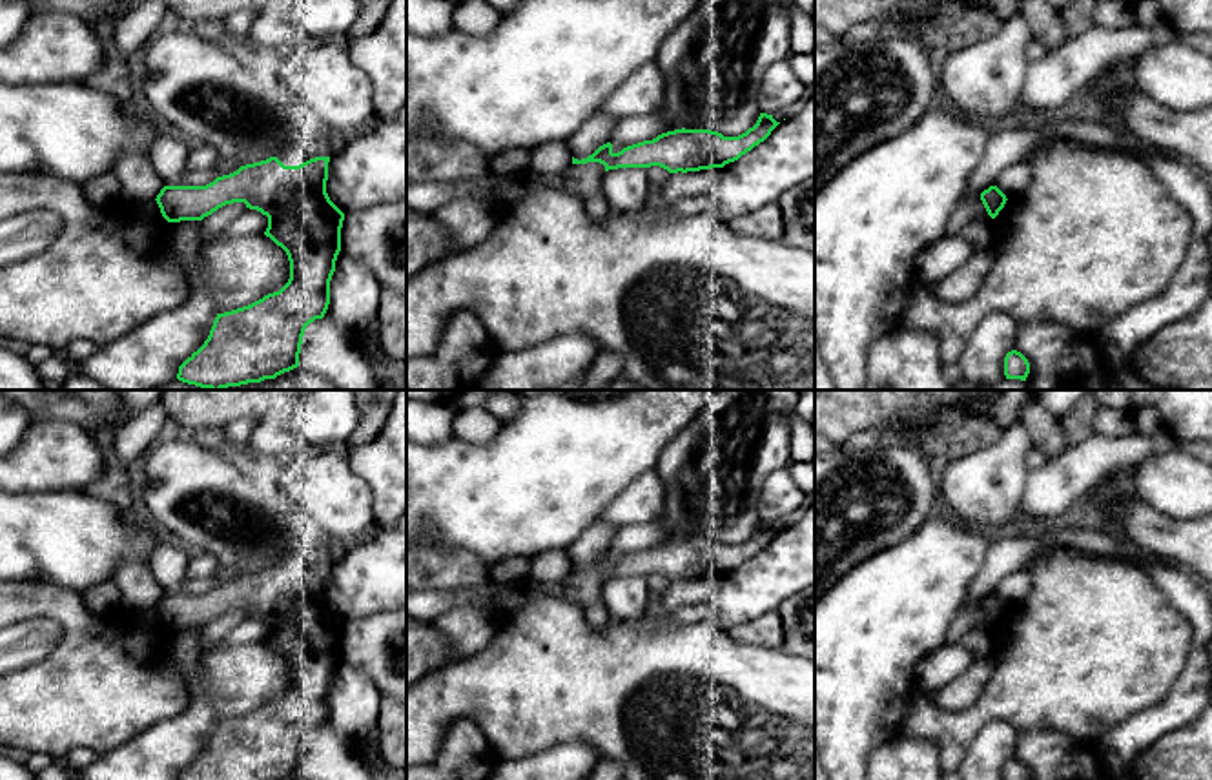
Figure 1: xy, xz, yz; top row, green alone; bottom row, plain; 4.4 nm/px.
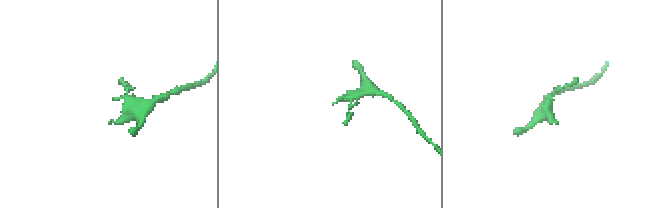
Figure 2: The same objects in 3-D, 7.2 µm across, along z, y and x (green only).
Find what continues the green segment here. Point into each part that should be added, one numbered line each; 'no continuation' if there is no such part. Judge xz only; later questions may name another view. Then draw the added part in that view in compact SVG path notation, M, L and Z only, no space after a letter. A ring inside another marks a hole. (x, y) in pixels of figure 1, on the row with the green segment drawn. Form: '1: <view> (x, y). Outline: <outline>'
no continuation

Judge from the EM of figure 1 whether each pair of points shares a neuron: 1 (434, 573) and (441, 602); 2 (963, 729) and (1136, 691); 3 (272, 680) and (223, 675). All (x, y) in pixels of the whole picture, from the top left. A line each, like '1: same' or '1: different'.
1: different
2: same
3: same

